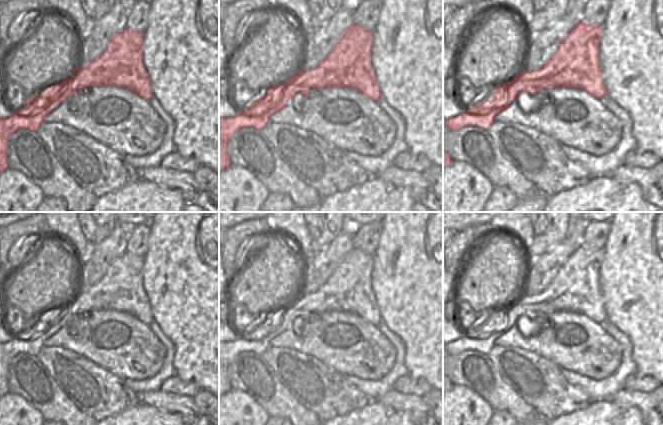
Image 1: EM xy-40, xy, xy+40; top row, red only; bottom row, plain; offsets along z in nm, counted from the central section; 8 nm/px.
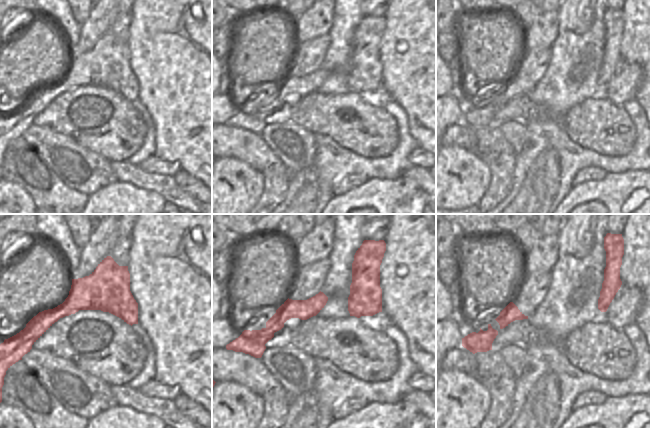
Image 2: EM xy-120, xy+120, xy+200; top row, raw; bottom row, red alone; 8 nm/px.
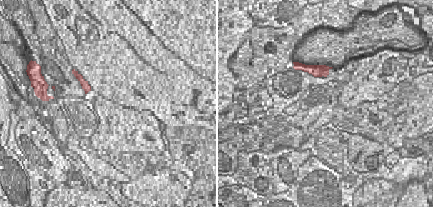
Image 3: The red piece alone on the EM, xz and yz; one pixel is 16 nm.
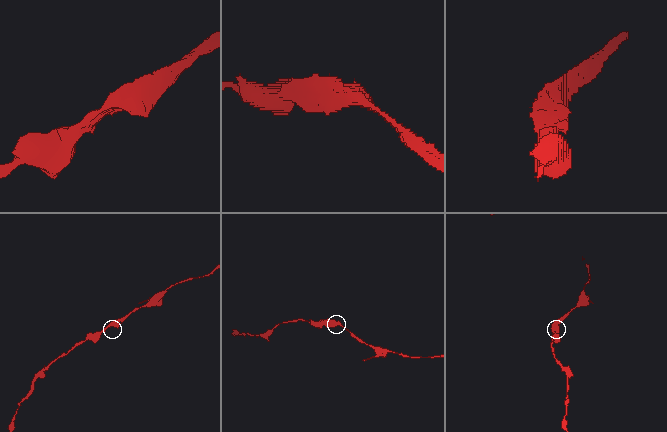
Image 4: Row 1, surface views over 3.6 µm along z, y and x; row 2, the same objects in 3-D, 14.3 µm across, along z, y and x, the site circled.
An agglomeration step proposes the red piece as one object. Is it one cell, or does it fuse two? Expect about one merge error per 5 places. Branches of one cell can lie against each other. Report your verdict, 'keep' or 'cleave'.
keep

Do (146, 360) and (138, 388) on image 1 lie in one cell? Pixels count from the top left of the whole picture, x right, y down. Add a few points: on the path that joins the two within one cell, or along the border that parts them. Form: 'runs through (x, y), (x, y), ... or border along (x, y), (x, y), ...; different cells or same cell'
border along (160, 367), (151, 377), (123, 380); different cells

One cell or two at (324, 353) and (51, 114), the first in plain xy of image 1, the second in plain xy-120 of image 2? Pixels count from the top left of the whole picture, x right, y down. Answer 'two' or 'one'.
one

